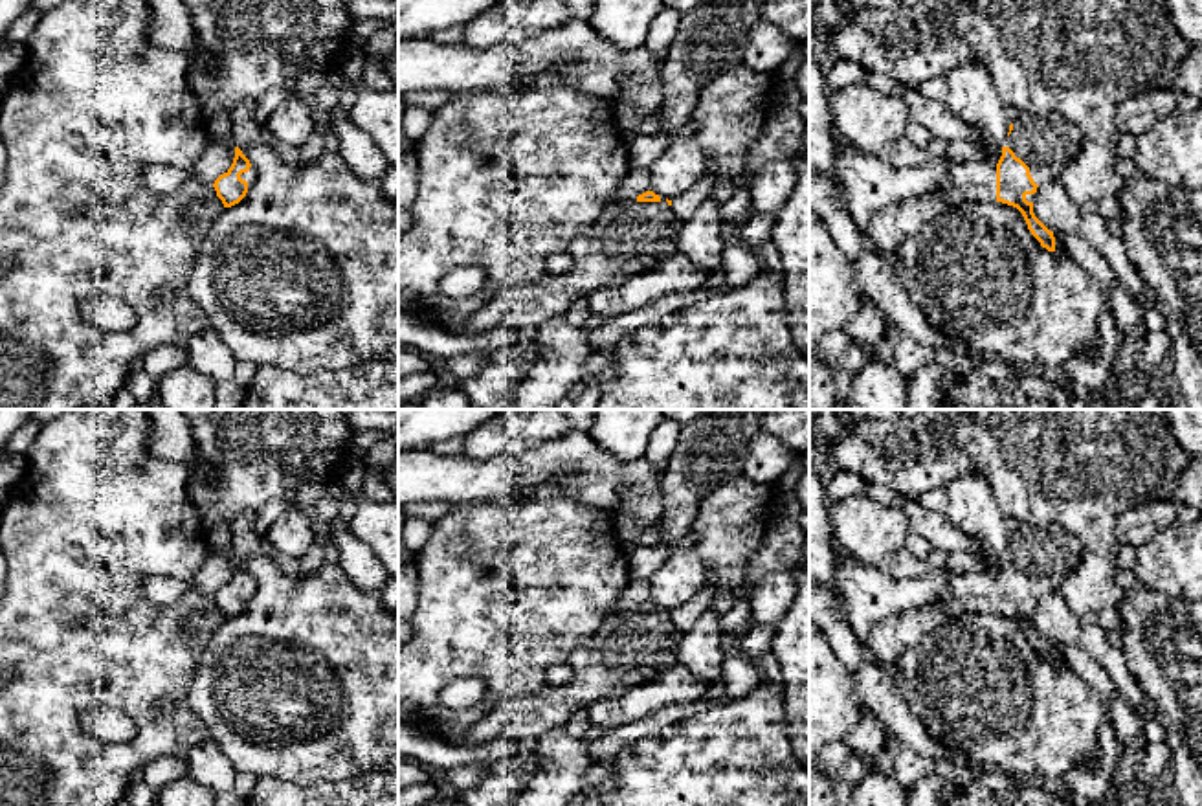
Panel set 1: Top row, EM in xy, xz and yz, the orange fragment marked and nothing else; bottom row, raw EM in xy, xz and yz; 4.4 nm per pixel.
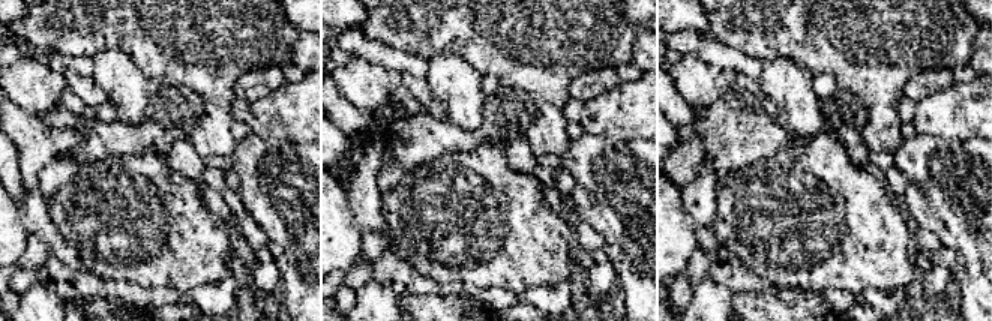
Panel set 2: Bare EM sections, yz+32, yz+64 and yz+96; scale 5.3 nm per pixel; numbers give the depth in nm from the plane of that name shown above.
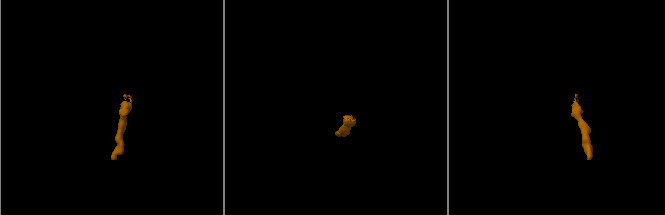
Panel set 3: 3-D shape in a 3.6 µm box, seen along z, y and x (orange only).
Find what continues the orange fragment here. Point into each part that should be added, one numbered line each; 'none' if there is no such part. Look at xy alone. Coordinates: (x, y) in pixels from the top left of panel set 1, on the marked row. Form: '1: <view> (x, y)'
none

